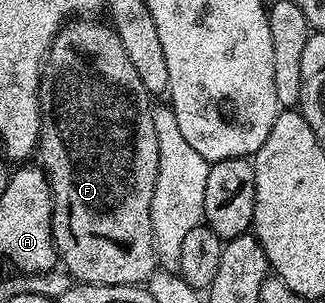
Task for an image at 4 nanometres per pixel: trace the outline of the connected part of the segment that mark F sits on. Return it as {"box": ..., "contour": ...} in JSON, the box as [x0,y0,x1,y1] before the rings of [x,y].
{"box":[39,16,159,286],"contour":[[[77,16],[65,23],[49,45],[47,61],[41,76],[41,141],[39,143],[40,165],[49,175],[49,192],[53,200],[53,246],[64,271],[71,279],[87,286],[141,286],[159,270],[157,253],[153,247],[153,229],[151,228],[151,200],[155,196],[155,180],[159,168],[159,140],[153,123],[151,95],[143,88],[123,40],[119,40],[112,25],[93,22],[92,17]]]}

